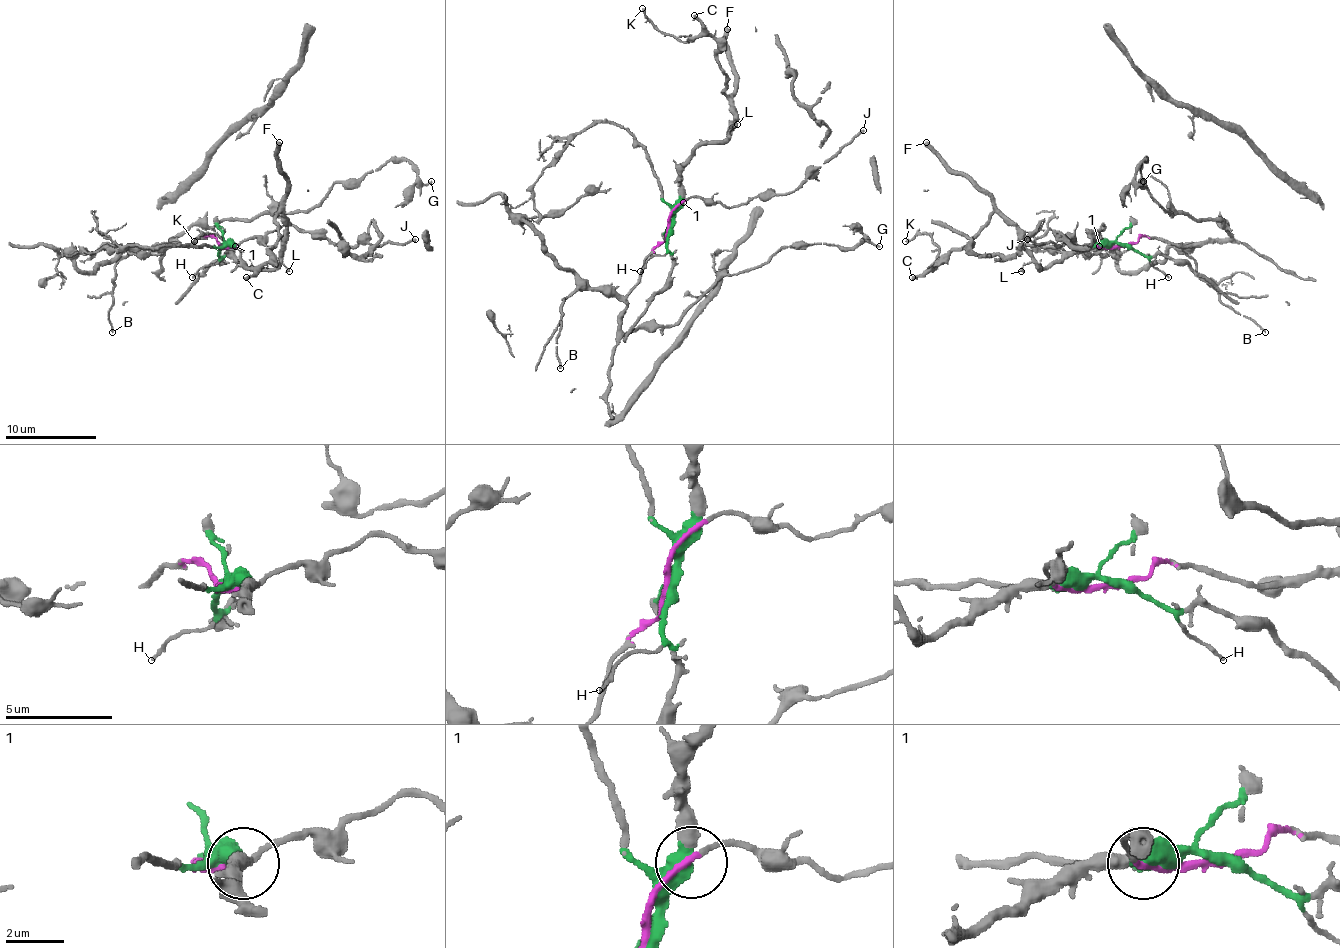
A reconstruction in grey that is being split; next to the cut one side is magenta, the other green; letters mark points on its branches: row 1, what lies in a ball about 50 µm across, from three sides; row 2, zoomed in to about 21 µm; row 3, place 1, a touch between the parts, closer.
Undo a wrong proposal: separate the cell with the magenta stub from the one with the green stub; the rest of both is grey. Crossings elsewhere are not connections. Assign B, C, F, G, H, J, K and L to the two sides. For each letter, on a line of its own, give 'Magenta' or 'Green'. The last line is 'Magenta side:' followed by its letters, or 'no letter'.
B: Magenta
C: Green
F: Green
G: Magenta
H: Green
J: Magenta
K: Green
L: Green
Magenta side: B, G, J

